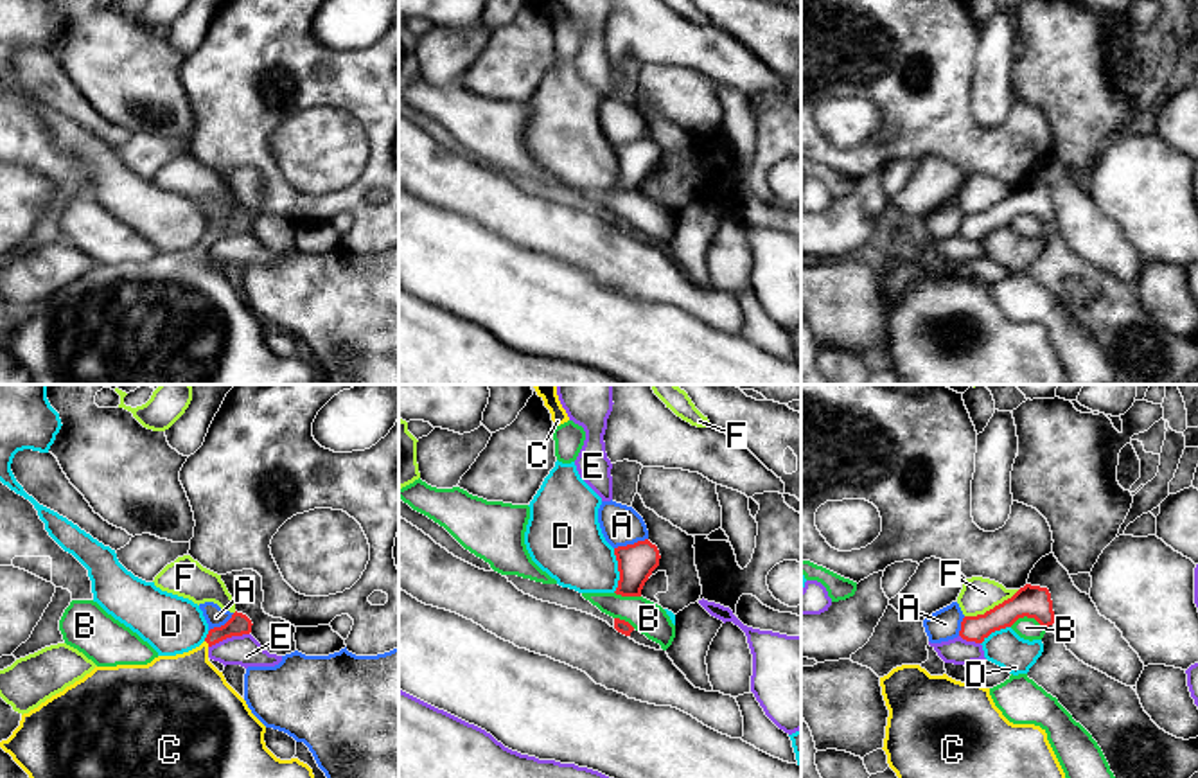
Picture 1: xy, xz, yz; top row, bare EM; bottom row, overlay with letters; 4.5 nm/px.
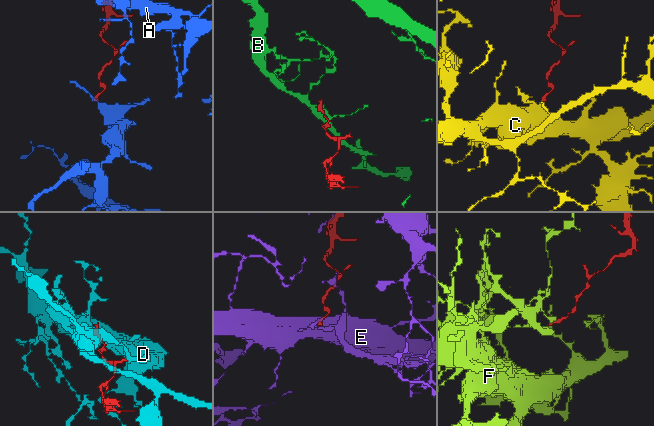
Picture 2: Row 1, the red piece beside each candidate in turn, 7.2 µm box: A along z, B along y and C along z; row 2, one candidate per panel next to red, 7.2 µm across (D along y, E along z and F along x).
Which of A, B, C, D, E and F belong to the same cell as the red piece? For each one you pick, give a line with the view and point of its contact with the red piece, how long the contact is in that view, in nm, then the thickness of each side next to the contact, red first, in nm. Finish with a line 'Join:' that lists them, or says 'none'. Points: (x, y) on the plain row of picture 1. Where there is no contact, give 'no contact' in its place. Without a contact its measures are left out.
C: contact xy (207, 239); length 40 nm; calibres 100 and 360 nm
Join: C

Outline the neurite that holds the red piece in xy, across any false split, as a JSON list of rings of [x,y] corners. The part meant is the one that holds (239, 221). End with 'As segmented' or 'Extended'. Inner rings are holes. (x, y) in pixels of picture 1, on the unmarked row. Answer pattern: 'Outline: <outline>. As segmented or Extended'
Outline: [[[235,208],[225,223],[210,226],[205,239],[189,250],[158,253],[147,262],[95,264],[83,277],[52,293],[29,311],[23,311],[20,323],[7,338],[0,340],[0,345],[29,372],[32,385],[314,385],[314,372],[307,361],[298,356],[280,358],[266,345],[266,323],[226,280],[223,270],[208,259],[208,246],[212,243],[232,234],[250,232],[251,223],[246,212]]]. Extended

